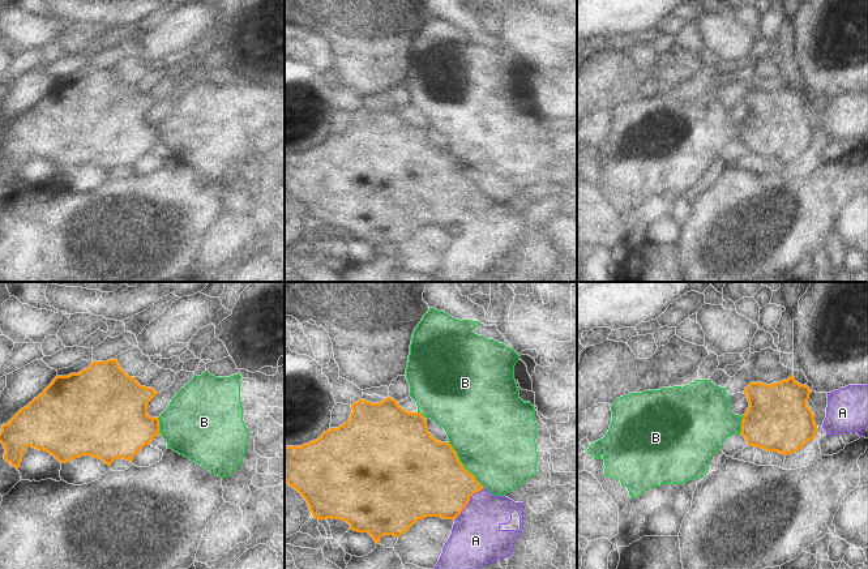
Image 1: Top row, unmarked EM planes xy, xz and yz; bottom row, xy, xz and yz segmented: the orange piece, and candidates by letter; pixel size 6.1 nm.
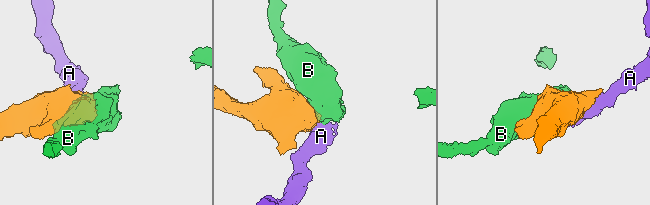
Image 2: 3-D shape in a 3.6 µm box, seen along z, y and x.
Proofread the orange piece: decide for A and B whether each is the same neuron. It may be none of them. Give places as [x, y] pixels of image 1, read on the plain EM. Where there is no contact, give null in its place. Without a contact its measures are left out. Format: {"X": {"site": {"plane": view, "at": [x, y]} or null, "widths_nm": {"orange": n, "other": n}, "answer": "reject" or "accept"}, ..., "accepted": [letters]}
{"A": {"site": {"plane": "xz", "at": [467, 210]}, "widths_nm": {"orange": 420, "other": 320}, "answer": "accept"}, "B": {"site": {"plane": "xz", "at": [462, 172]}, "widths_nm": {"orange": 480, "other": 500}, "answer": "reject"}, "accepted": ["A"]}

